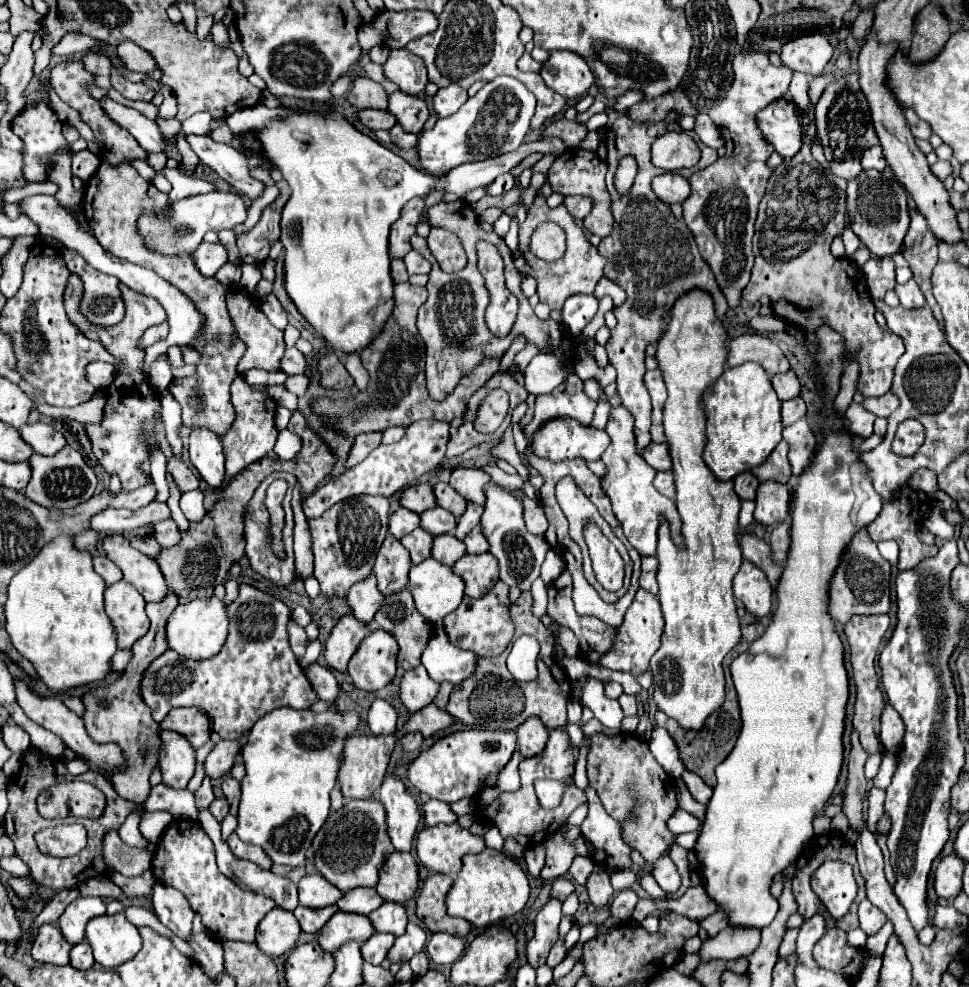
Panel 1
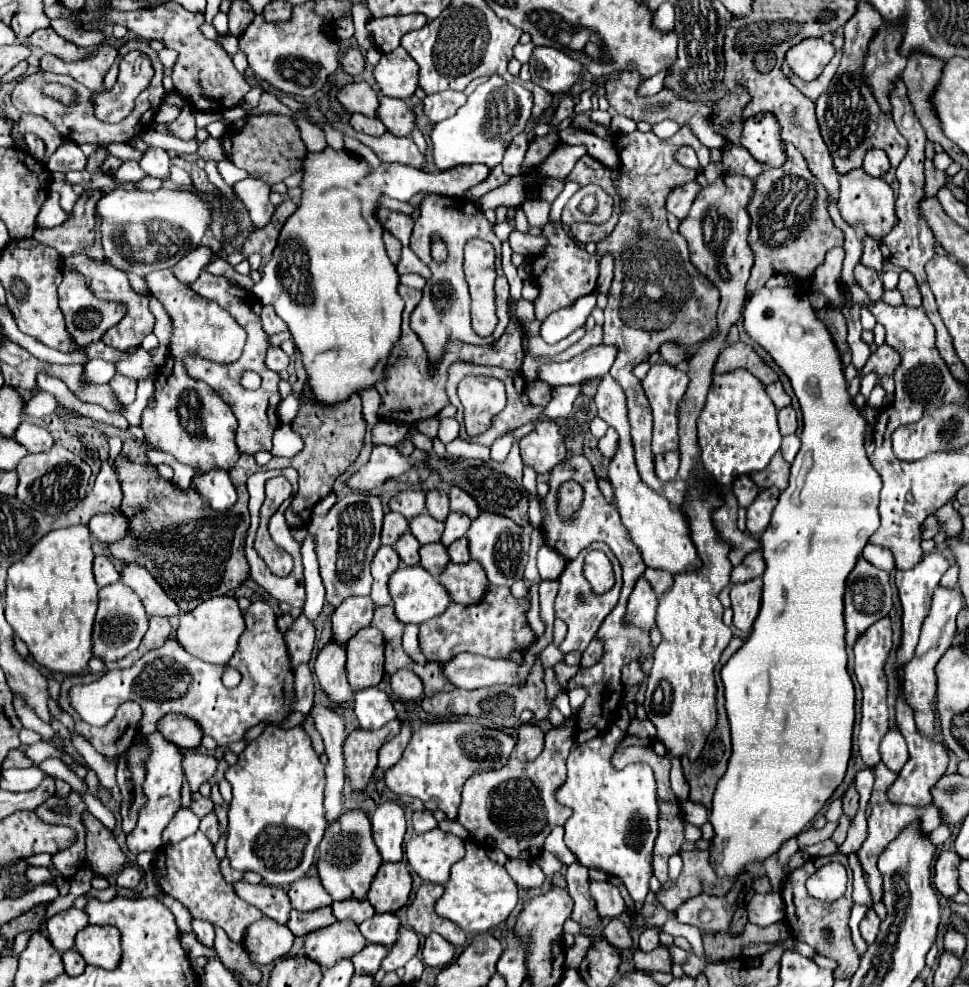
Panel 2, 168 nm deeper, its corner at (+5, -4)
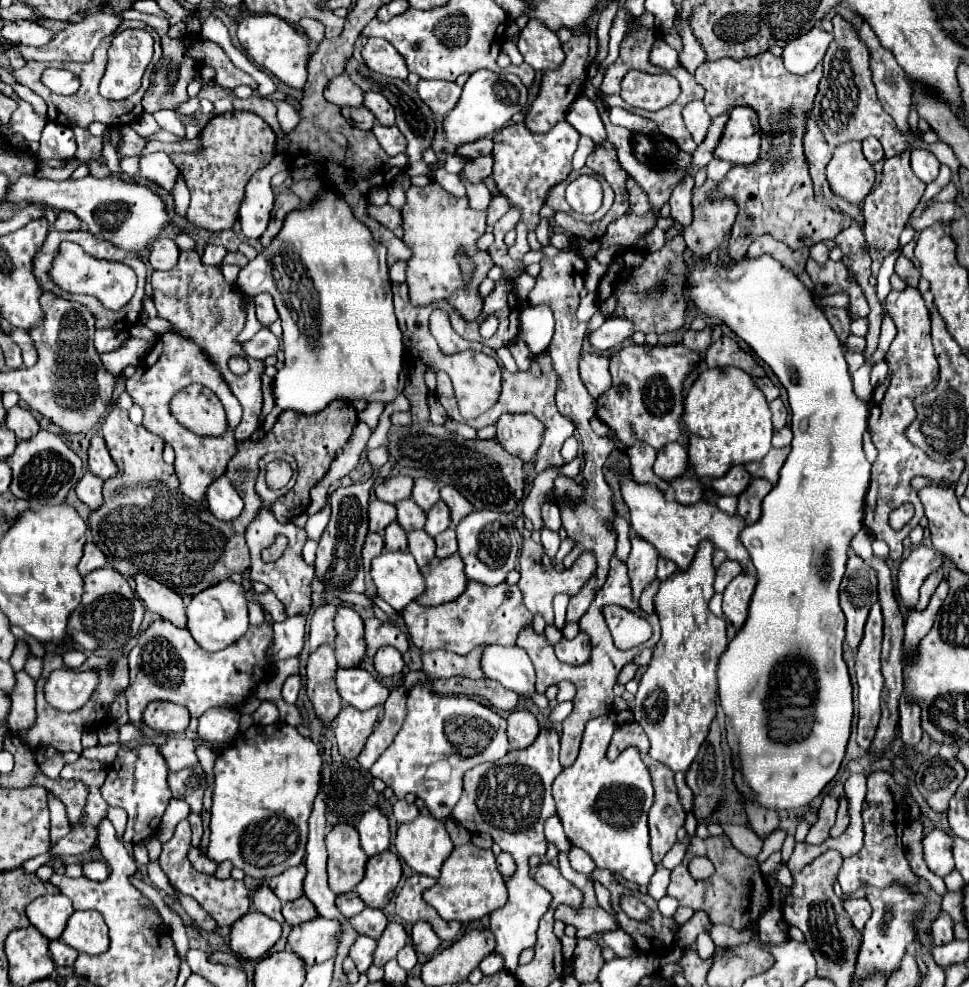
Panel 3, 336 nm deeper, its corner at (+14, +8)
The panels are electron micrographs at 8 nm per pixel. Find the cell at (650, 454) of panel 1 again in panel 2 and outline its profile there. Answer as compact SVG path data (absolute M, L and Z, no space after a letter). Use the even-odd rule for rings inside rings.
M678 450L656 454L656 474L662 482L670 482L676 478L680 466L680 454Z

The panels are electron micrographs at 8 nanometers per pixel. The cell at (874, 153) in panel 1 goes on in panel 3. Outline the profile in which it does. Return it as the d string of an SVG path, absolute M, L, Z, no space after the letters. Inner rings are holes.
M869 136L869 138L863 140L863 154L865 154L865 158L867 158L871 164L883 160L883 148L881 148L881 144L879 144L873 136Z

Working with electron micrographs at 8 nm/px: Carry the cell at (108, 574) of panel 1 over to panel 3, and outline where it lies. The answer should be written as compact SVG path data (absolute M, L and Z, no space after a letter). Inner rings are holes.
M87 542L85 544L85 550L83 550L83 558L79 562L79 574L85 576L89 574L91 570L97 570L97 568L103 568L107 564L107 558L105 554L95 546L95 542Z

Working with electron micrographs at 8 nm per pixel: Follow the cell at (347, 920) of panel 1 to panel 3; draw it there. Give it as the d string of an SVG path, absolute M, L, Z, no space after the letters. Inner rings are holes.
M315 918L289 932L287 946L299 954L307 966L325 962L337 954L341 922L329 918Z

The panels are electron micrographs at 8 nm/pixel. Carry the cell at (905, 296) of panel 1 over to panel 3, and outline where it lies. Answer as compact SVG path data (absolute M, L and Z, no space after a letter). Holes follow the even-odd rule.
M903 254L897 258L897 262L895 262L895 274L901 278L901 280L905 280L907 282L907 286L913 286L913 288L917 288L917 282L919 282L919 270L915 268L915 264L909 260L909 258L905 258Z

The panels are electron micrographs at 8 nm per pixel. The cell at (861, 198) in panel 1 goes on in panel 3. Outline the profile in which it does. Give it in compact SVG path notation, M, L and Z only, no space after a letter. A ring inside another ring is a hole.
M861 142L835 148L827 164L827 180L835 196L859 204L873 190L875 170L861 152Z

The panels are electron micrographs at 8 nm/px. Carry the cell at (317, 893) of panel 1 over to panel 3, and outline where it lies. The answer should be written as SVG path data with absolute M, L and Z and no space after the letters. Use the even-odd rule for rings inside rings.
M303 864L299 866L293 866L293 868L287 868L281 876L275 876L271 878L269 882L269 888L277 894L279 900L283 902L289 902L289 900L297 900L305 894L303 890L303 880L307 876L307 868Z

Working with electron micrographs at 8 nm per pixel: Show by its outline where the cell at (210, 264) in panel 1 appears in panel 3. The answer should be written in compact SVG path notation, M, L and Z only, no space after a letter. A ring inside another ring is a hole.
M169 238L157 240L157 244L153 244L149 252L149 262L155 270L171 270L177 264L177 258L179 258L179 248Z

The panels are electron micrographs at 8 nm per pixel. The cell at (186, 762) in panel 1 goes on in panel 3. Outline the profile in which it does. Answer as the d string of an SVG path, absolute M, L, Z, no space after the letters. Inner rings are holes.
M123 724L119 726L119 752L115 762L109 768L107 780L101 788L103 798L109 806L119 806L127 812L127 830L123 834L123 842L137 844L147 838L151 838L161 822L161 816L171 800L171 790L167 786L167 774L169 768L165 764L165 758L161 756L161 750L157 744L139 744L135 748L129 748L133 740L141 740L143 732L137 724Z

